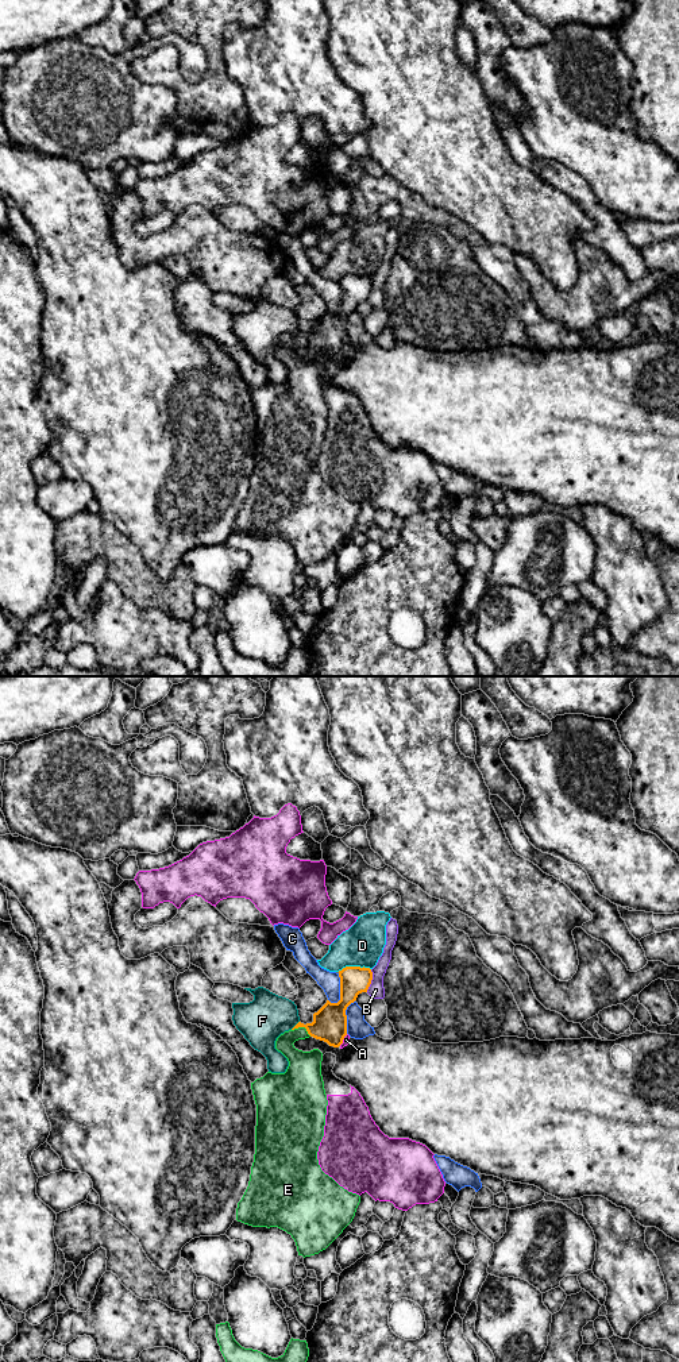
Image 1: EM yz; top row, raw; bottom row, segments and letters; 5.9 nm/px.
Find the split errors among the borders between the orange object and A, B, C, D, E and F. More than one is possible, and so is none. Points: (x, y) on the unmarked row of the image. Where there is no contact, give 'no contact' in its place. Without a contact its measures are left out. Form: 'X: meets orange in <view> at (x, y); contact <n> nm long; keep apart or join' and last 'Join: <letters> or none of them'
A: meets orange in yz at (343, 347); contact 90 nm long; keep apart
B: meets orange in yz at (371, 288); contact 140 nm long; keep apart
C: meets orange in yz at (340, 300); contact 190 nm long; keep apart
D: meets orange in yz at (354, 276); contact 200 nm long; keep apart
E: meets orange in yz at (303, 335); contact 130 nm long; join
F: meets orange in yz at (296, 334); contact 80 nm long; keep apart
Join: E

